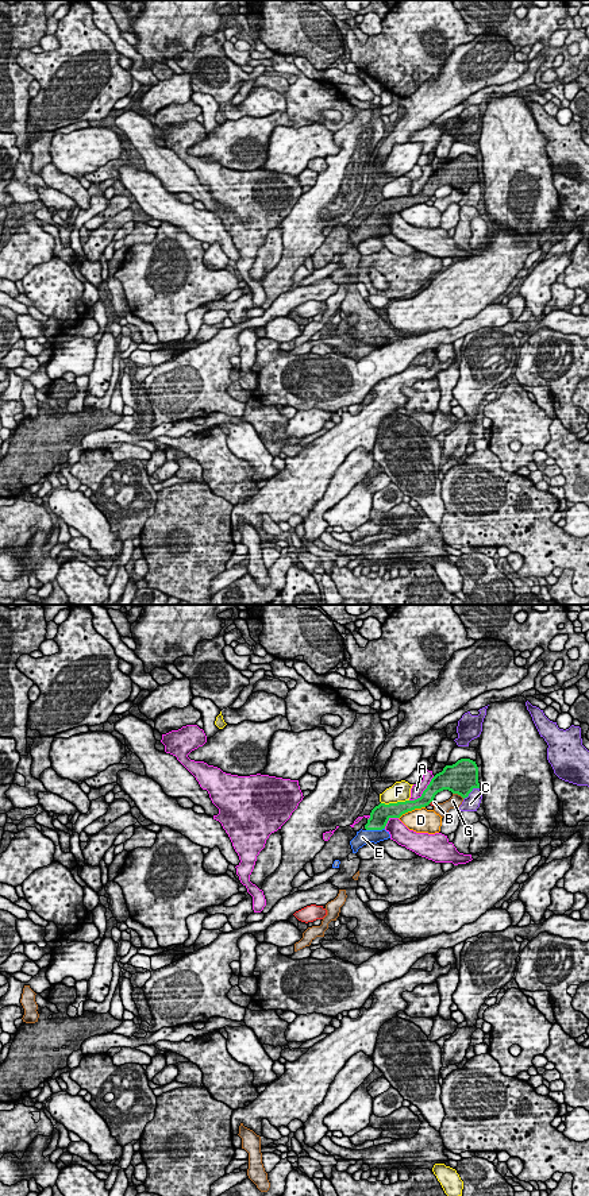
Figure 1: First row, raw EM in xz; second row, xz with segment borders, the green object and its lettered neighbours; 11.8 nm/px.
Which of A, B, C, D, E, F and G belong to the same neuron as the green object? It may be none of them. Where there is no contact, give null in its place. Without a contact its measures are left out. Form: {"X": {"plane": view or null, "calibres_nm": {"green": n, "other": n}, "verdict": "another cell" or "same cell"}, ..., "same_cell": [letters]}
{"A": {"plane": "xz", "calibres_nm": {"green": 200, "other": 140}, "verdict": "another cell"}, "B": {"plane": "xz", "calibres_nm": {"green": 200, "other": 60}, "verdict": "another cell"}, "C": {"plane": "xz", "calibres_nm": {"green": 380, "other": 190}, "verdict": "another cell"}, "D": {"plane": "xz", "calibres_nm": {"green": 190, "other": 280}, "verdict": "another cell"}, "E": {"plane": "xz", "calibres_nm": {"green": 240, "other": 170}, "verdict": "same cell"}, "F": {"plane": "xz", "calibres_nm": {"green": 240, "other": 240}, "verdict": "another cell"}, "G": {"plane": "xz", "calibres_nm": {"green": 380, "other": 160}, "verdict": "another cell"}, "same_cell": ["E"]}

